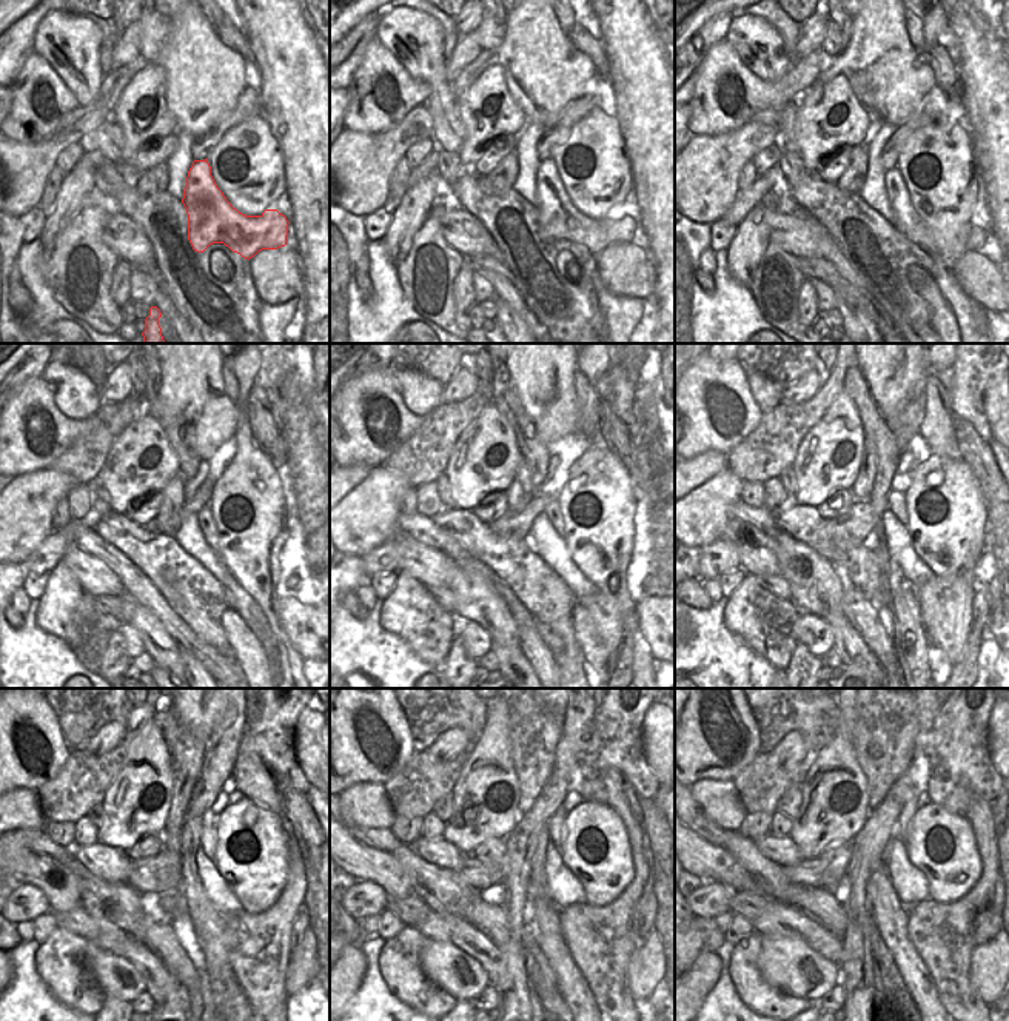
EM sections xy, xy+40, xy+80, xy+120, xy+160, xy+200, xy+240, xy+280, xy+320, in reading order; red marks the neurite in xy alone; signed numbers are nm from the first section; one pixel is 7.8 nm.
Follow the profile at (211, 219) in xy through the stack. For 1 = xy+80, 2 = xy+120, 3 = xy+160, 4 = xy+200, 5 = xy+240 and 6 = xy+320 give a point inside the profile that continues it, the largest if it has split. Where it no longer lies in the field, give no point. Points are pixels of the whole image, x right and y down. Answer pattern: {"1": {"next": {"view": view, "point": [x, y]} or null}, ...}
{"1": {"next": {"view": "xy+80", "point": [908, 222]}}, "2": {"next": {"view": "xy+120", "point": [208, 527]}}, "3": {"next": {"view": "xy+160", "point": [552, 510]}}, "4": {"next": {"view": "xy+200", "point": [897, 505]}}, "5": {"next": {"view": "xy+240", "point": [208, 840]}}, "6": {"next": {"view": "xy+320", "point": [901, 826]}}}

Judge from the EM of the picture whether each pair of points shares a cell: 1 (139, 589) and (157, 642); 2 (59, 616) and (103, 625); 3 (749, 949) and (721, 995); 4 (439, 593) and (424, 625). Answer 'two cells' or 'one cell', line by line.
1: two cells
2: one cell
3: two cells
4: two cells

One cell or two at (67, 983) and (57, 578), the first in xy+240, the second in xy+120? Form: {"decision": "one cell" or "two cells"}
{"decision": "one cell"}

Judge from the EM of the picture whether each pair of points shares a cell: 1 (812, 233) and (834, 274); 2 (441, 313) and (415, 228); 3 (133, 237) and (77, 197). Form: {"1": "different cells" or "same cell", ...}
{"1": "different cells", "2": "same cell", "3": "different cells"}

